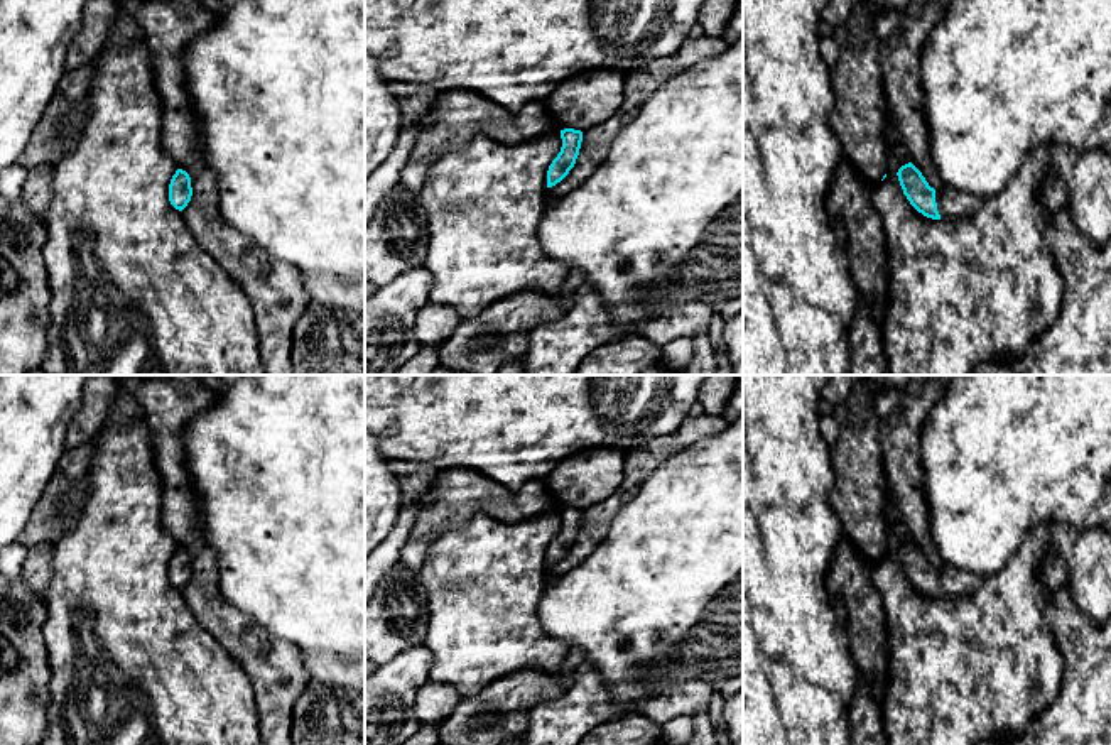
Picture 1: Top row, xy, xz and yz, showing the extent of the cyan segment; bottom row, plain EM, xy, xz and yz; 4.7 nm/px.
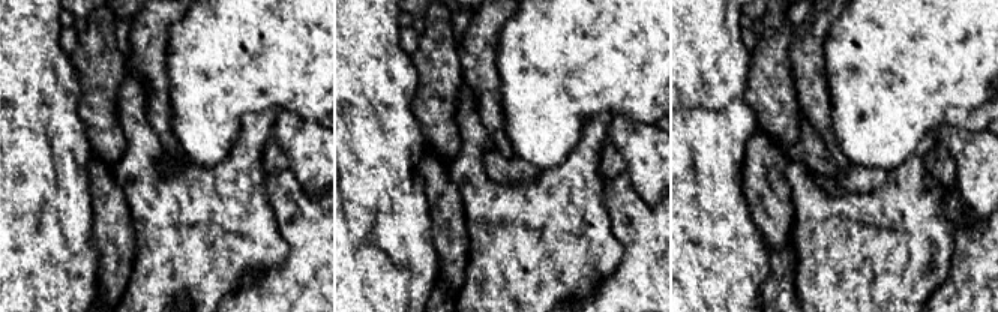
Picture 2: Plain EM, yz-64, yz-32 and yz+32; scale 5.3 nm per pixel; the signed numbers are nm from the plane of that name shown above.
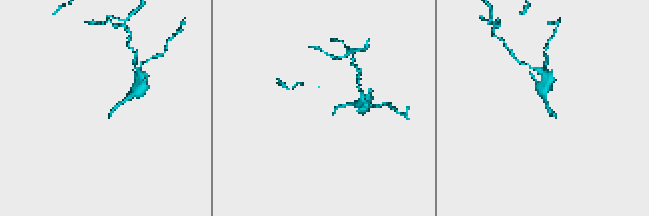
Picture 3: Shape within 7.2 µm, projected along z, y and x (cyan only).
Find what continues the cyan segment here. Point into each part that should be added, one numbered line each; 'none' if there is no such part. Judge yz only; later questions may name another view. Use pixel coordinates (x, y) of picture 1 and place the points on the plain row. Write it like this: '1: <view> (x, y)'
1: yz (951, 581)

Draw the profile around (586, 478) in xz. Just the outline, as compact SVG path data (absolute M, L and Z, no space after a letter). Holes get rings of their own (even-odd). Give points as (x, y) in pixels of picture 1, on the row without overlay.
M591 448L557 463L542 480L561 508L586 510L613 495L625 475L625 453L611 448Z

